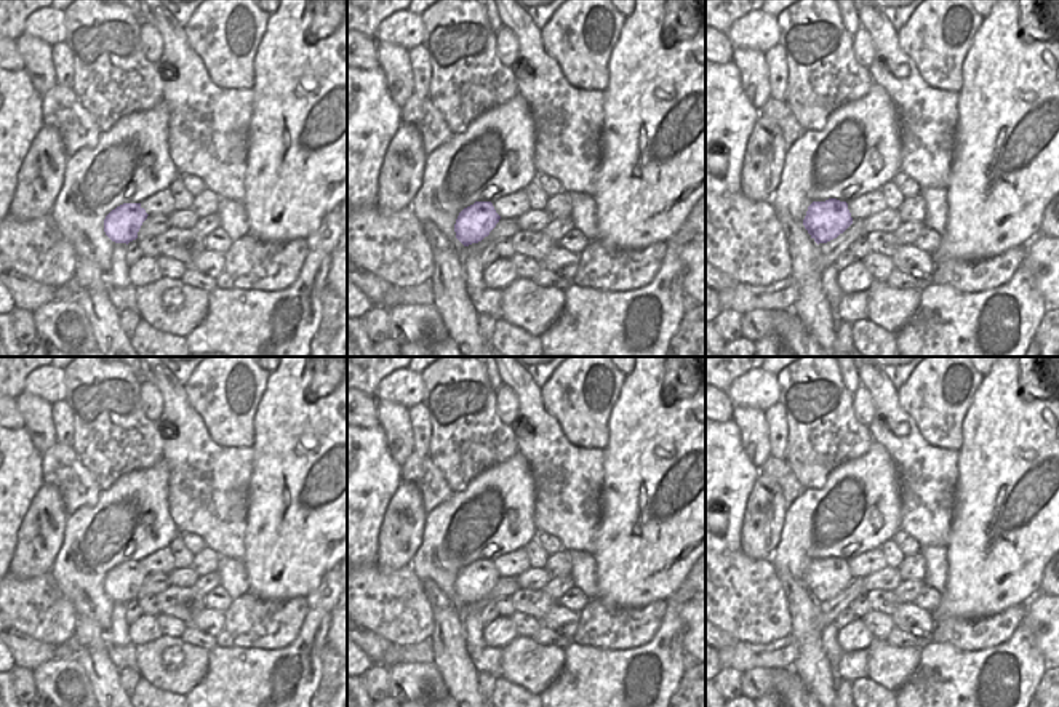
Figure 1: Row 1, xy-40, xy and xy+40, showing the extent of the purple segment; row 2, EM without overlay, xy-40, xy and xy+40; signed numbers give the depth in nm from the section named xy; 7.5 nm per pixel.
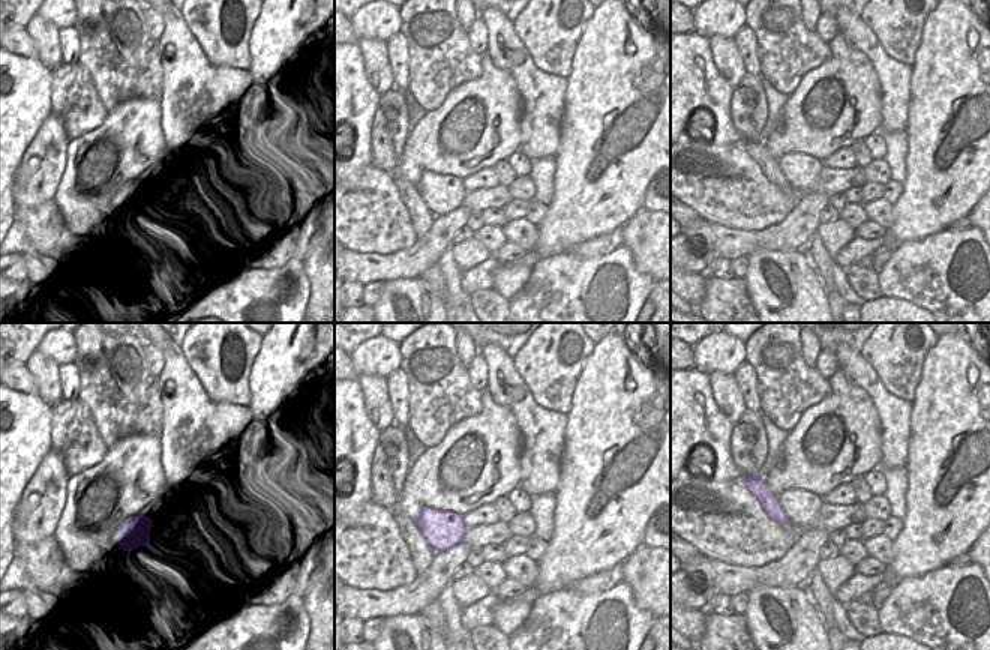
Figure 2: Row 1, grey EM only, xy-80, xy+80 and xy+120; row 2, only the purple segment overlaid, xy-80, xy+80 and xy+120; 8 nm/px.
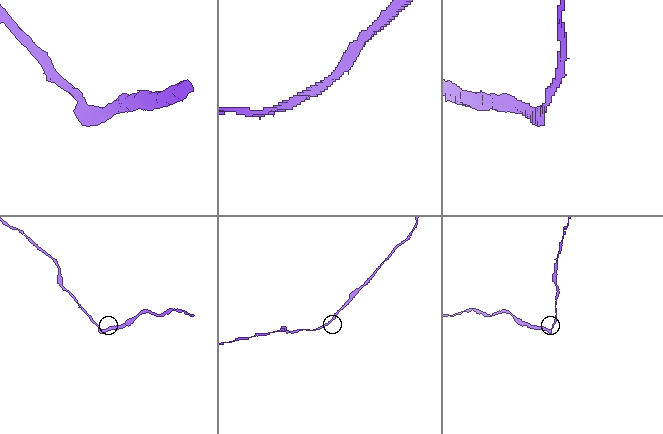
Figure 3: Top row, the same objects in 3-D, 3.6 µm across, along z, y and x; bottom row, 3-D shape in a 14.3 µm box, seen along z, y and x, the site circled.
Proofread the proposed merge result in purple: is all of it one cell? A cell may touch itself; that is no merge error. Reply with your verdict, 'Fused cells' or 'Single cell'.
Fused cells.

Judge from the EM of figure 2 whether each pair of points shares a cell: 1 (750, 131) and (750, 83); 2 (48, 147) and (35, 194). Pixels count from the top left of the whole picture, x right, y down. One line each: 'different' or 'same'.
1: same
2: same

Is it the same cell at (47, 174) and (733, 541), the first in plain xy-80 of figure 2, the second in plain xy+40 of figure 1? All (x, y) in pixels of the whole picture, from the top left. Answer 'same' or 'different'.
different

